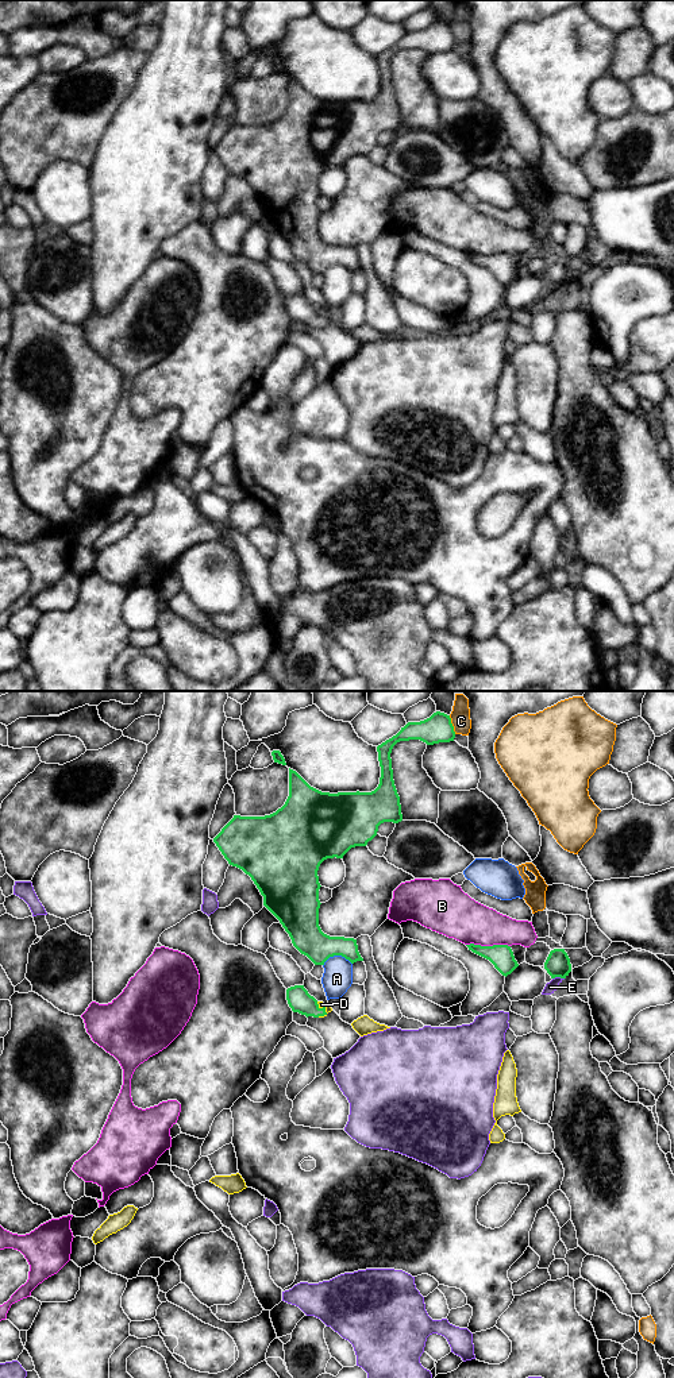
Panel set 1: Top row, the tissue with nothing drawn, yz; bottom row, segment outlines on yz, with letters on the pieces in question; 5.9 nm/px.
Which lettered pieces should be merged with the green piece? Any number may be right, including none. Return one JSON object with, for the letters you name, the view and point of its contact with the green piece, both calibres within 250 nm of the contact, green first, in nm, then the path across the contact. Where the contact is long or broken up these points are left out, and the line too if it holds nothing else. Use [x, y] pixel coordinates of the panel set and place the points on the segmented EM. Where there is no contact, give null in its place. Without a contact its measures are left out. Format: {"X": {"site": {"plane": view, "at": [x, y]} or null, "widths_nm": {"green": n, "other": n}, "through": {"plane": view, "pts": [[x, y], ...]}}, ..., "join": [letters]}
{"D": {"site": {"plane": "yz", "at": [323, 1007]}, "widths_nm": {"green": 140, "other": 40}, "through": {"plane": "yz", "pts": [[299, 999], [311, 1007], [323, 1007], [322, 1004]]}}, "join": ["D"]}

